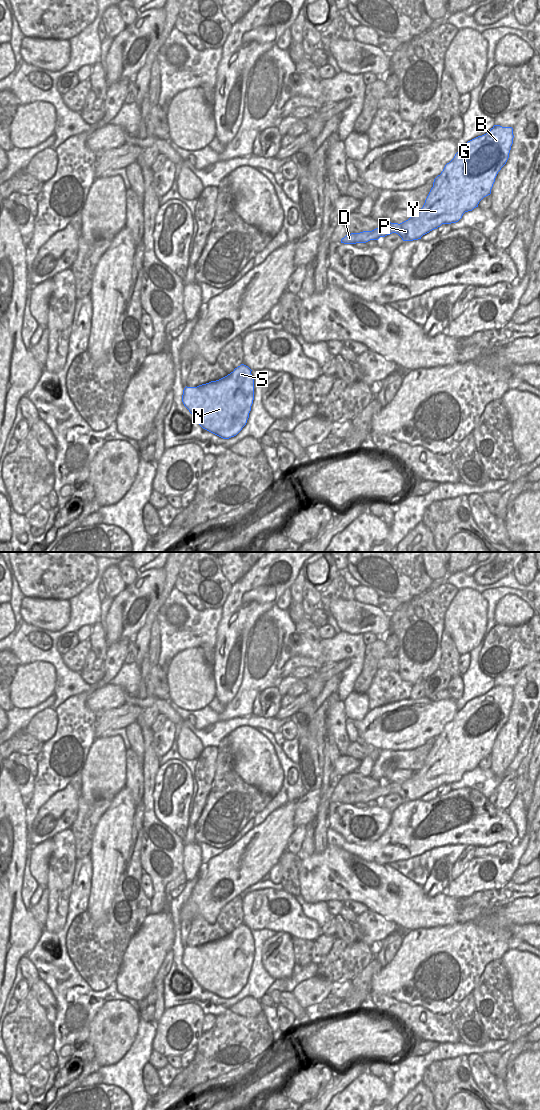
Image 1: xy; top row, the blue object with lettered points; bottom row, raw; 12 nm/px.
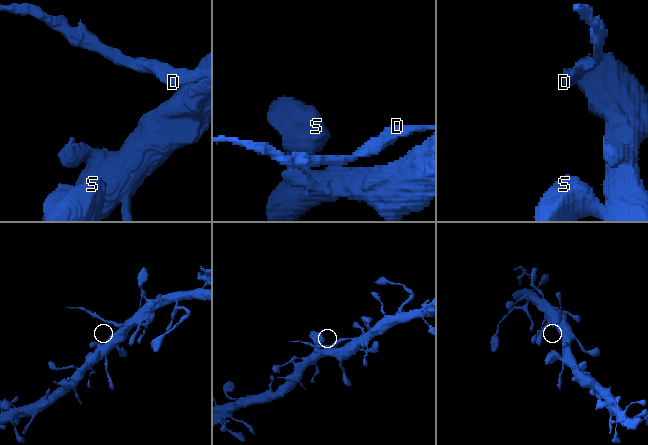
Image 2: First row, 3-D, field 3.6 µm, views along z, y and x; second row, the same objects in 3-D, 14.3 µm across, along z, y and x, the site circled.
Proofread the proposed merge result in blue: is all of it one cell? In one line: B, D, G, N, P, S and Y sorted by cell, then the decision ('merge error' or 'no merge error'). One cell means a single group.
B G N P S Y / D | merge error

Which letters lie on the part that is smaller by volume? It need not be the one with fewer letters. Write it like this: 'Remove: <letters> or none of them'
Remove: D

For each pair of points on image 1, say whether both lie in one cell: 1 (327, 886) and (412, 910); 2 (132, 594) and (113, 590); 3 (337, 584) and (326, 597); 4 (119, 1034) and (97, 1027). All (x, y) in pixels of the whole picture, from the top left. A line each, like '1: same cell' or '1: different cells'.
1: same cell
2: different cells
3: same cell
4: same cell

